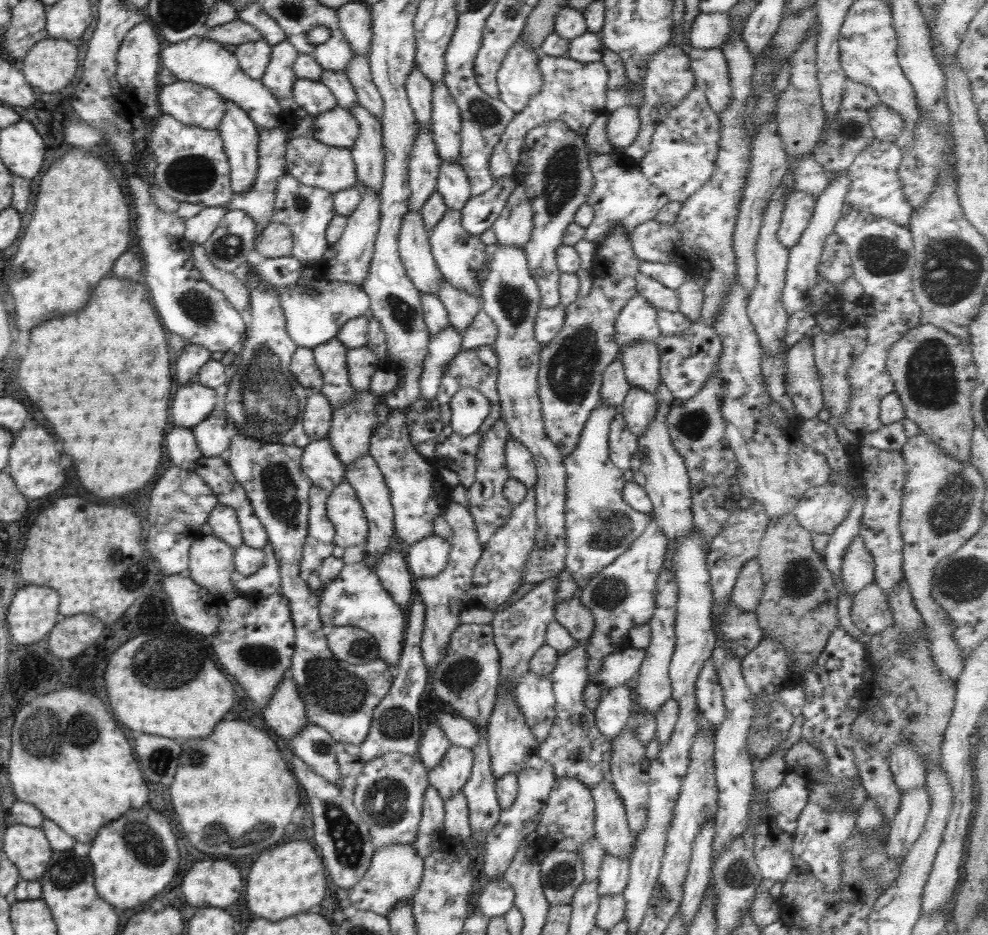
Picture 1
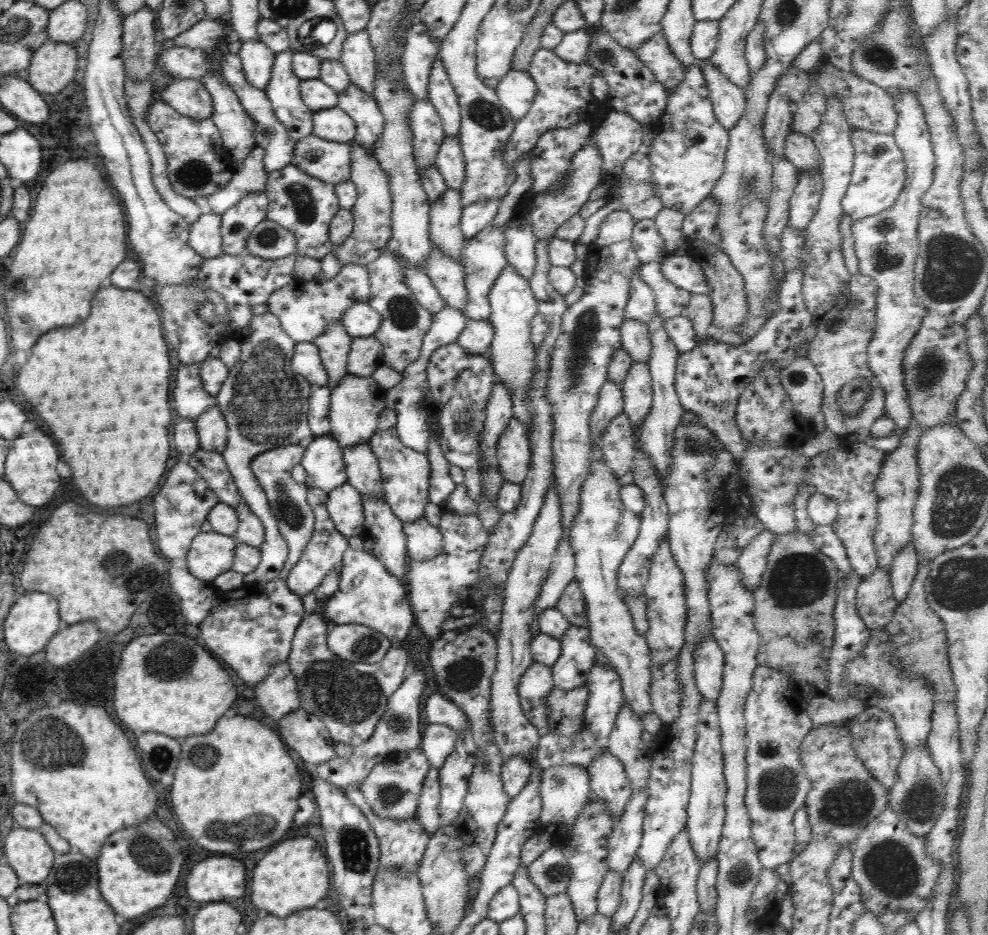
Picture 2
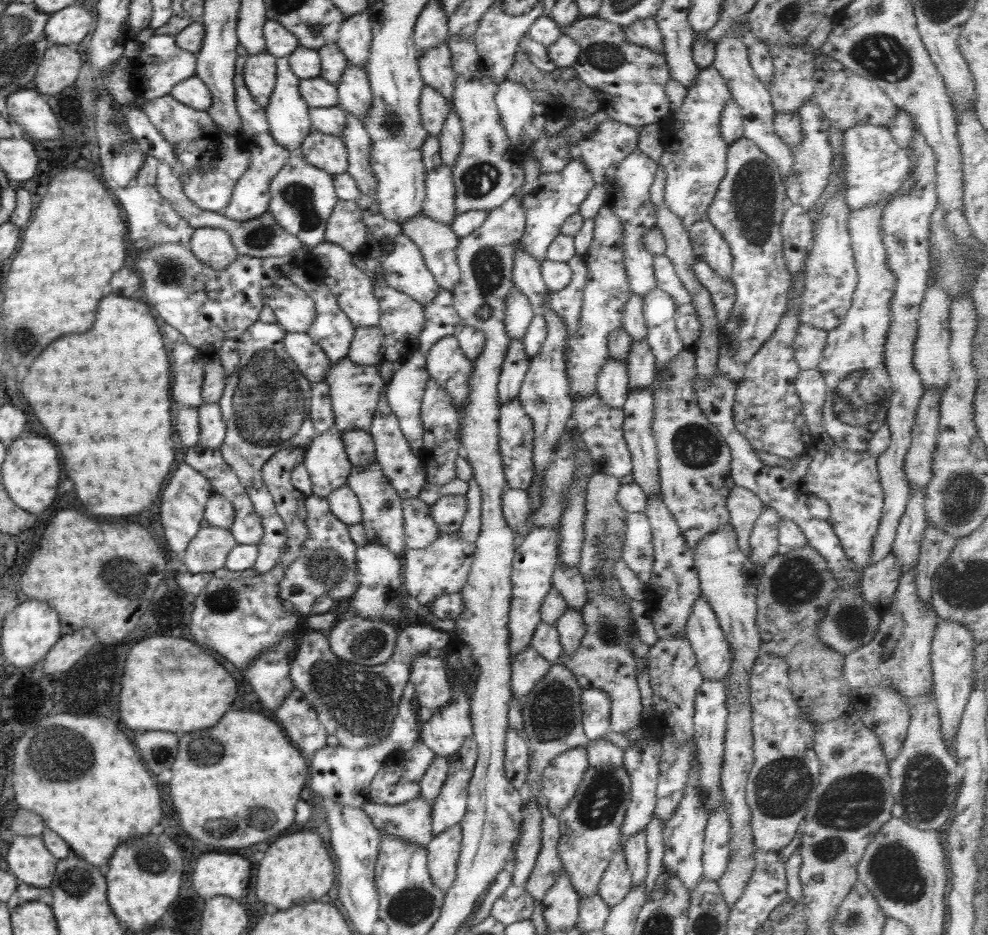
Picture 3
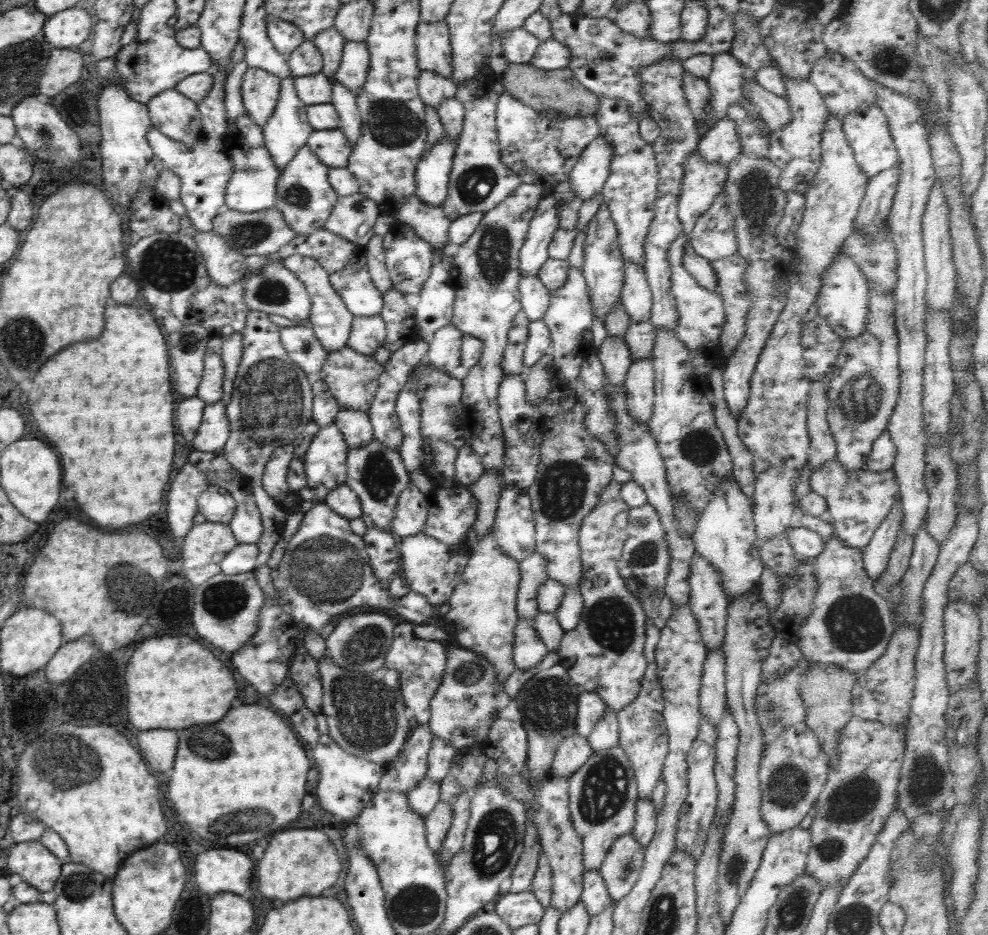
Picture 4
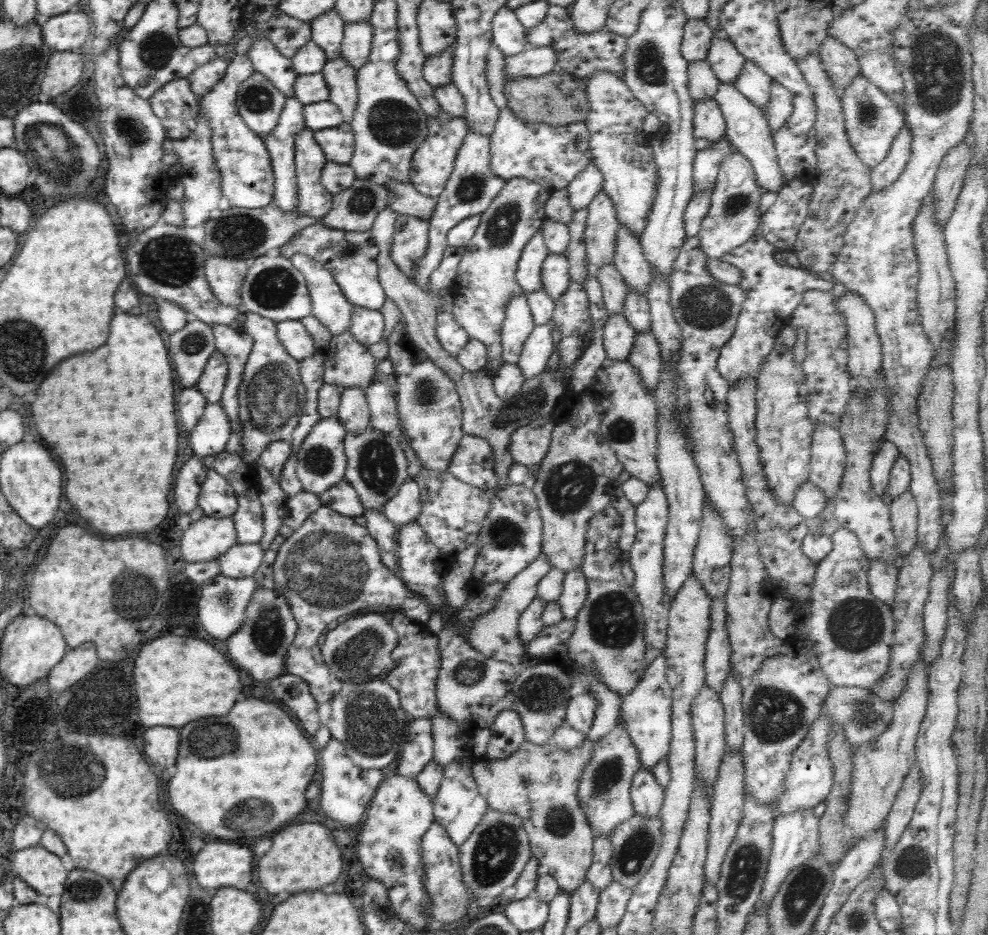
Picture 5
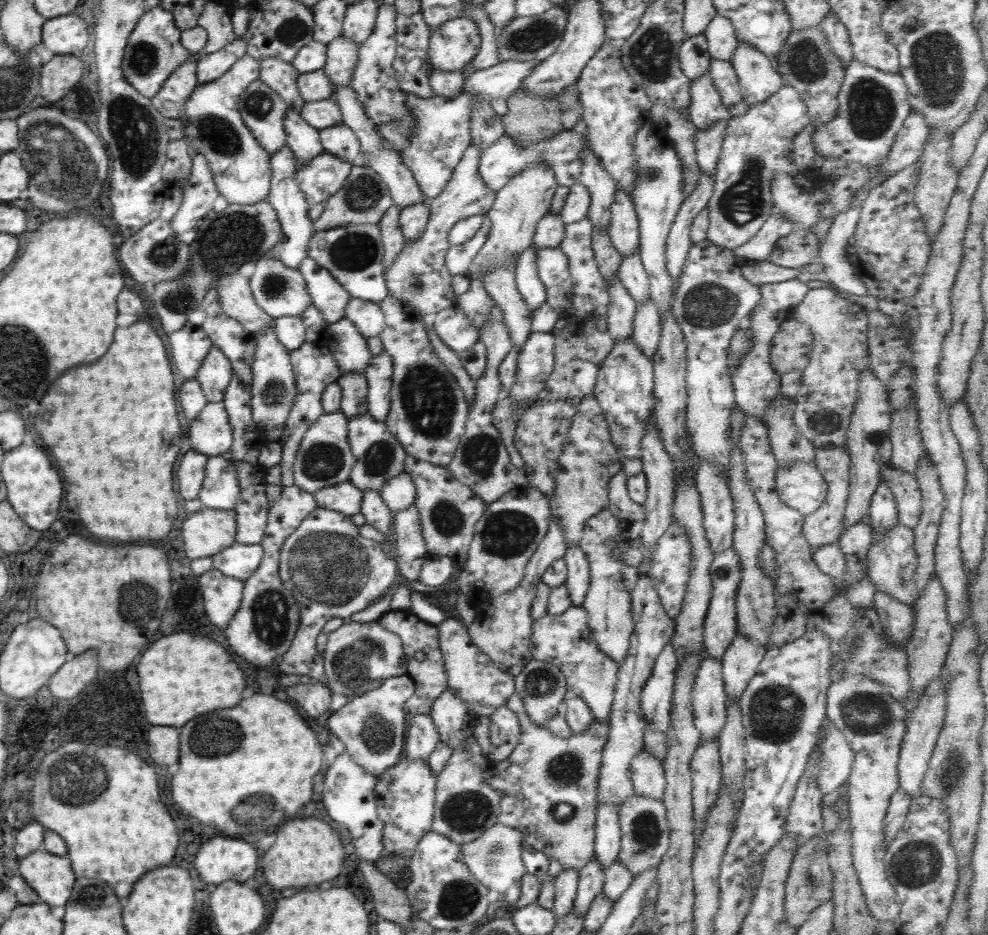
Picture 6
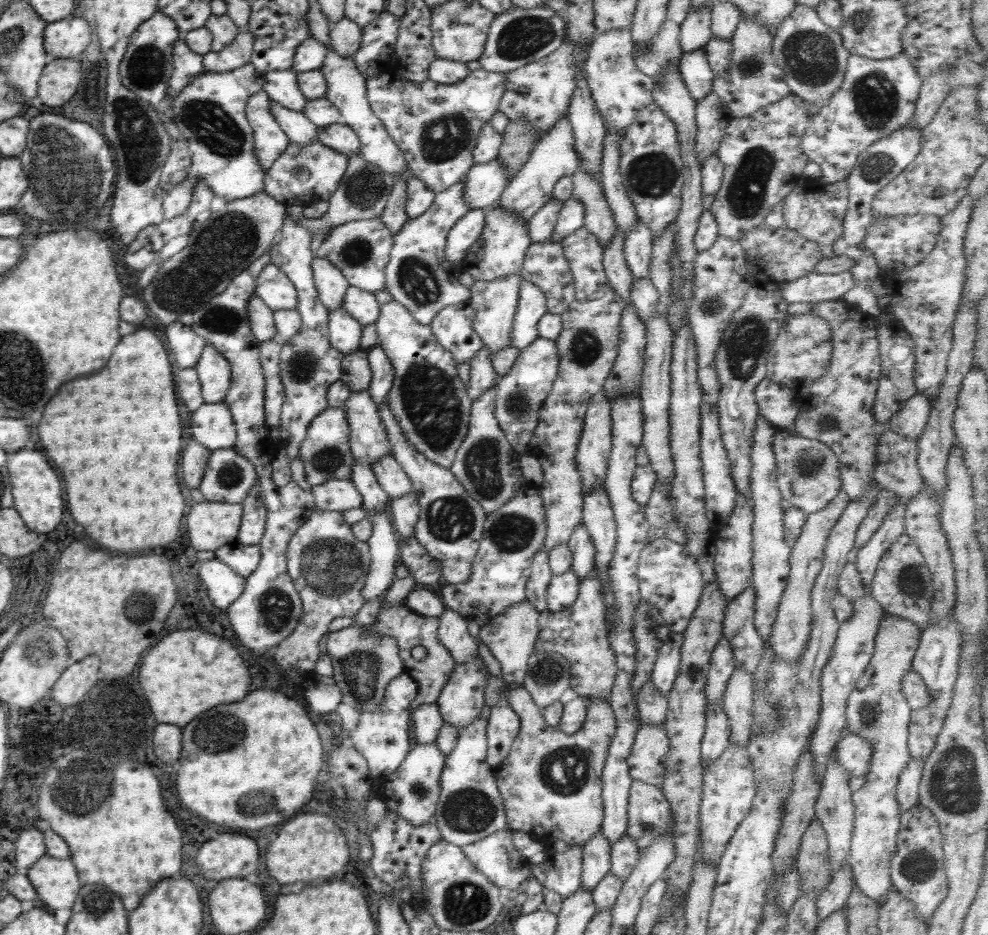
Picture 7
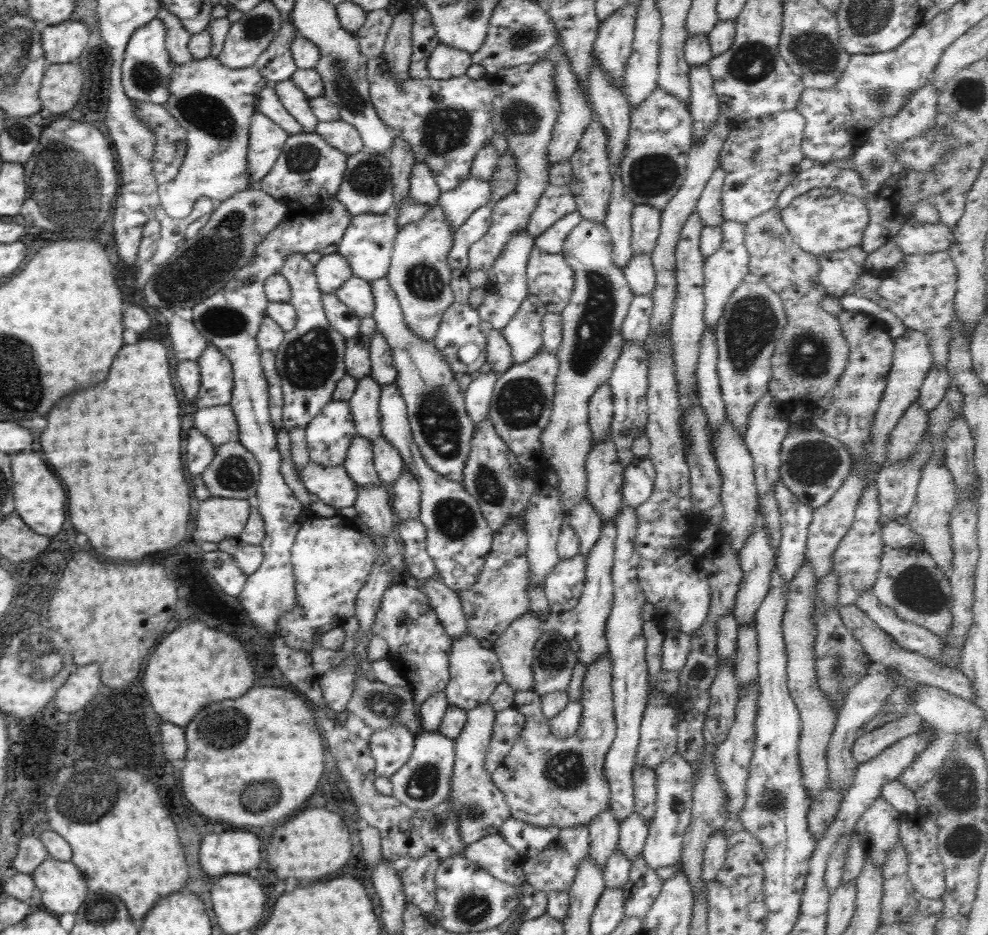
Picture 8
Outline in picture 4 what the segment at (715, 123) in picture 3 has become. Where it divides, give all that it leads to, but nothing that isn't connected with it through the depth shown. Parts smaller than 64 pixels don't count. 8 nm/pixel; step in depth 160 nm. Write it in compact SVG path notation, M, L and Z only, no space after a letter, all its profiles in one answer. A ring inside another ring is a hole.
M729 53L713 56L713 67L710 76L705 80L710 89L710 119L720 121L726 118L728 107L742 100L743 66L742 62ZM698 150L683 164L684 176L677 202L677 215L681 220L684 235L695 227L699 216L706 212L716 197L723 192L727 168L709 163Z

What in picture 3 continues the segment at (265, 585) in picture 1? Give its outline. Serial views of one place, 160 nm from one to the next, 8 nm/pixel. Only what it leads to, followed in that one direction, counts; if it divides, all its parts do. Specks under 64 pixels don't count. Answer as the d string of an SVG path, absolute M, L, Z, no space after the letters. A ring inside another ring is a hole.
M257 320L237 338L239 365L232 374L226 377L223 395L217 402L221 408L222 418L226 422L225 439L219 451L246 490L246 495L252 501L254 511L258 514L263 525L263 537L257 544L259 553L253 566L253 570L258 574L264 574L272 570L277 565L279 558L283 556L283 548L287 546L286 528L281 517L277 514L273 497L264 485L262 466L278 450L289 447L306 448L316 436L310 418L312 383L304 378L304 375L298 370L298 367L286 352L283 345L285 333L277 323Z

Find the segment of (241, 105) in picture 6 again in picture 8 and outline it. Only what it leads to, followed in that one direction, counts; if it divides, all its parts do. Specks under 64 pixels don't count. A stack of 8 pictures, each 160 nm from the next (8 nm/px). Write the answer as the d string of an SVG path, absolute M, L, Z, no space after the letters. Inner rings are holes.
M255 112L249 126L248 166L249 186L261 181L270 172L290 136L270 118Z

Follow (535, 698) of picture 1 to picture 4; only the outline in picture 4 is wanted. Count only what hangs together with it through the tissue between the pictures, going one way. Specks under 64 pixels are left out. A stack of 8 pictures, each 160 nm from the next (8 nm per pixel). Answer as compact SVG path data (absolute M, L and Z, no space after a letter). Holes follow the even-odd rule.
M520 616L514 631L513 661L518 670L530 670L540 664L549 648L533 627L534 616Z

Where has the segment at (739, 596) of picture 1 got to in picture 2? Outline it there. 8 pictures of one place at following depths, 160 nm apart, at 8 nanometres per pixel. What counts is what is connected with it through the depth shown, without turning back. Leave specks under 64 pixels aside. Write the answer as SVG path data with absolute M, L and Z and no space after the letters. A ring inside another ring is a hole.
M763 531L748 546L745 546L735 562L743 576L742 583L752 592L762 580L775 536L771 531Z

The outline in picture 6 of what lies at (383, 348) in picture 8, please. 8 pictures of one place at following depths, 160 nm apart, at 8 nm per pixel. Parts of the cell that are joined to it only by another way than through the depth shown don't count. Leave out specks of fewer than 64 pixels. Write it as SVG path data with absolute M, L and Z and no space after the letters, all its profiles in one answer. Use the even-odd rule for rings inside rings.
M386 352L373 356L364 373L368 387L365 401L367 412L378 422L384 423L391 405L392 357Z

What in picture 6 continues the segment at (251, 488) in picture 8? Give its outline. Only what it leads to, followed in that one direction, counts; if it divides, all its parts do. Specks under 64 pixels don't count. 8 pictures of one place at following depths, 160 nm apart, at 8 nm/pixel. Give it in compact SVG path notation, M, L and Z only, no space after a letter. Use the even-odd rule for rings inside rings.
M222 455L208 457L203 486L199 493L203 507L233 510L239 496L240 485L234 463L230 463Z

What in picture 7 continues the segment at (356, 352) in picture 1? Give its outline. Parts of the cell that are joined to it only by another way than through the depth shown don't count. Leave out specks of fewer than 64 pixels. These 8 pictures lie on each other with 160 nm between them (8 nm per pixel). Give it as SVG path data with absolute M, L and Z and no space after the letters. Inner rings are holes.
M349 286L344 295L341 306L360 326L368 326L376 322L380 314L380 305L375 294Z

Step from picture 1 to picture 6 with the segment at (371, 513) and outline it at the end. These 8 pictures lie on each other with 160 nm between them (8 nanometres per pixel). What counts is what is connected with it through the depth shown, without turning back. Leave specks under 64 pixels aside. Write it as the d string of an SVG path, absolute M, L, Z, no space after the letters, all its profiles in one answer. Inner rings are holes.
M349 372L337 378L342 389L340 411L348 418L367 412L365 404L367 398L367 380L364 372Z

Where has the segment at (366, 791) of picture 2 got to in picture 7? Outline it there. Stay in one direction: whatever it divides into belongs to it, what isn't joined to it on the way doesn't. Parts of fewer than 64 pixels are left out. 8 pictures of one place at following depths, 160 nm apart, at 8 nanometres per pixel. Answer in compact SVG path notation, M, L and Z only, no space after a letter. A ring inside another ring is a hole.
M437 703L420 705L411 710L414 720L414 736L418 744L430 744L435 742L445 723L440 714Z

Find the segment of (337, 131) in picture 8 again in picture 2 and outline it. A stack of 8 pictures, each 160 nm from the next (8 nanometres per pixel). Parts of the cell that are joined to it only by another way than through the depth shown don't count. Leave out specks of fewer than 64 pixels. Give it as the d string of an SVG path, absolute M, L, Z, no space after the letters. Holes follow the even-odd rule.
M312 132L295 142L291 164L312 178L337 185L350 178L351 146L330 142Z

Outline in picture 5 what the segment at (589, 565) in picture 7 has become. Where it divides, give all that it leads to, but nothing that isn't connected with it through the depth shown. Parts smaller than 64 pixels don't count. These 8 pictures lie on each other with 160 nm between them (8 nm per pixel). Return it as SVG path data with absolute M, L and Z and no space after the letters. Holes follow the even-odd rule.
M581 567L566 572L562 585L562 595L557 603L561 606L563 618L572 620L582 610L588 597L588 584Z

